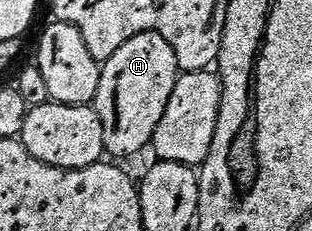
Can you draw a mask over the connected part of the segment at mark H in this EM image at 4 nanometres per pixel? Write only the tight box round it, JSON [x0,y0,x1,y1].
[92,33,179,158]

